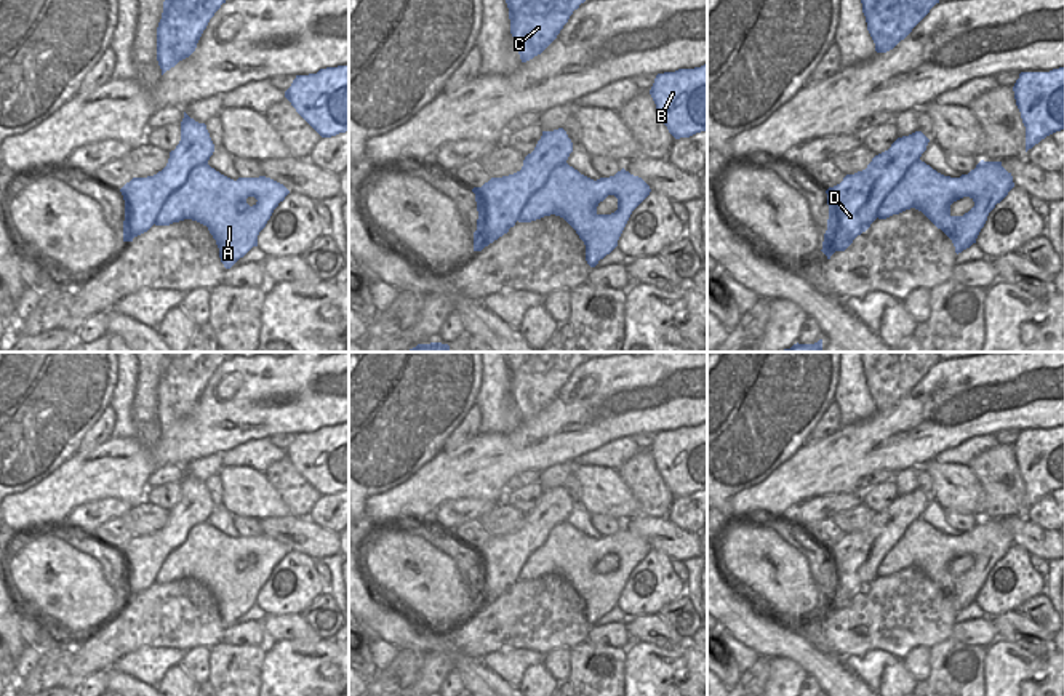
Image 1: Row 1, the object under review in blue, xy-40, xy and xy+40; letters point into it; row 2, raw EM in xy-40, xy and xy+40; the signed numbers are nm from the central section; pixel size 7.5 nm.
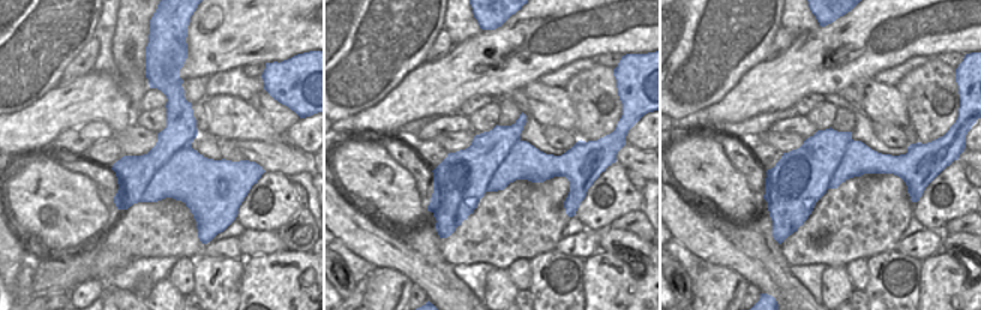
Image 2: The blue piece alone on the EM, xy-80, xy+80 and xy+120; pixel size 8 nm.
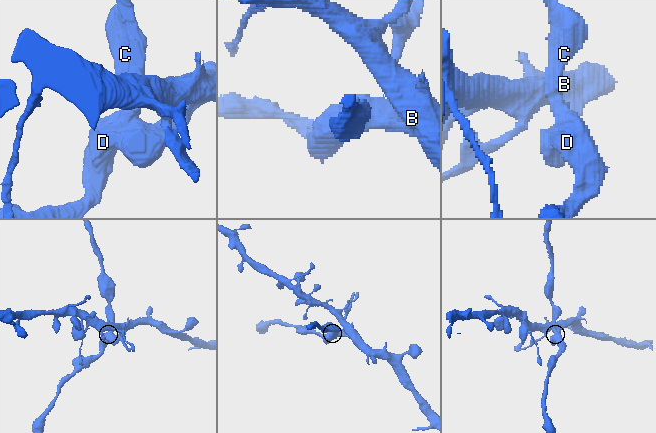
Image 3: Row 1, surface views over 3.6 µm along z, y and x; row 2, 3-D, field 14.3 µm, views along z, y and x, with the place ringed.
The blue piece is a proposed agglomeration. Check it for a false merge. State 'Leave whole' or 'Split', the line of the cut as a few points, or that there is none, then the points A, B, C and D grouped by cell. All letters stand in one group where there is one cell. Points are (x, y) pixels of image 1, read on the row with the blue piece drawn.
Split. Split along xy-40 (207, 162), (196, 167), (167, 199), (154, 223). Groups: A B / C D

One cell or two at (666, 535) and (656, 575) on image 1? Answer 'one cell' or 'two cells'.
two cells

